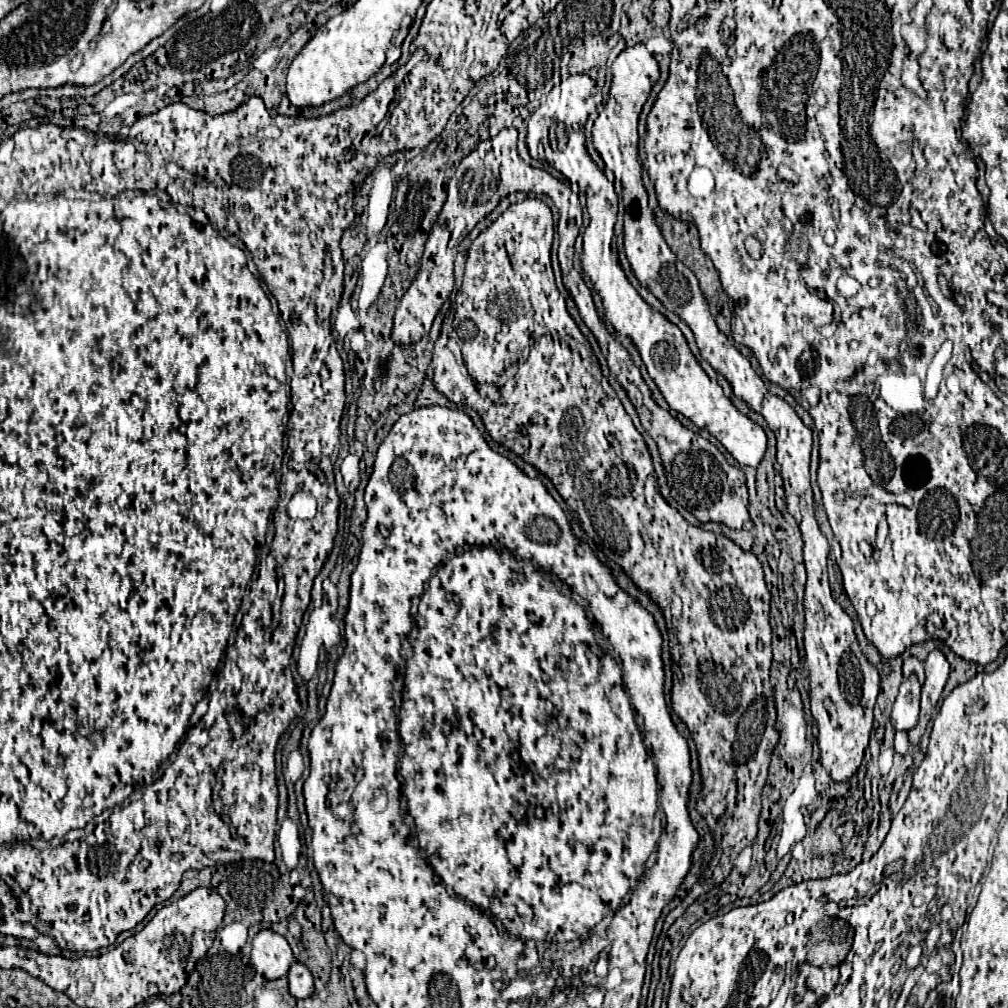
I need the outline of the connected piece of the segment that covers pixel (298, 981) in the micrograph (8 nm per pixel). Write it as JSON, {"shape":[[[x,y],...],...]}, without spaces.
{"shape":[[[294,963],[288,971],[288,985],[290,985],[290,993],[296,999],[306,999],[314,993],[314,981],[312,981],[312,973],[306,965],[302,963]]]}

